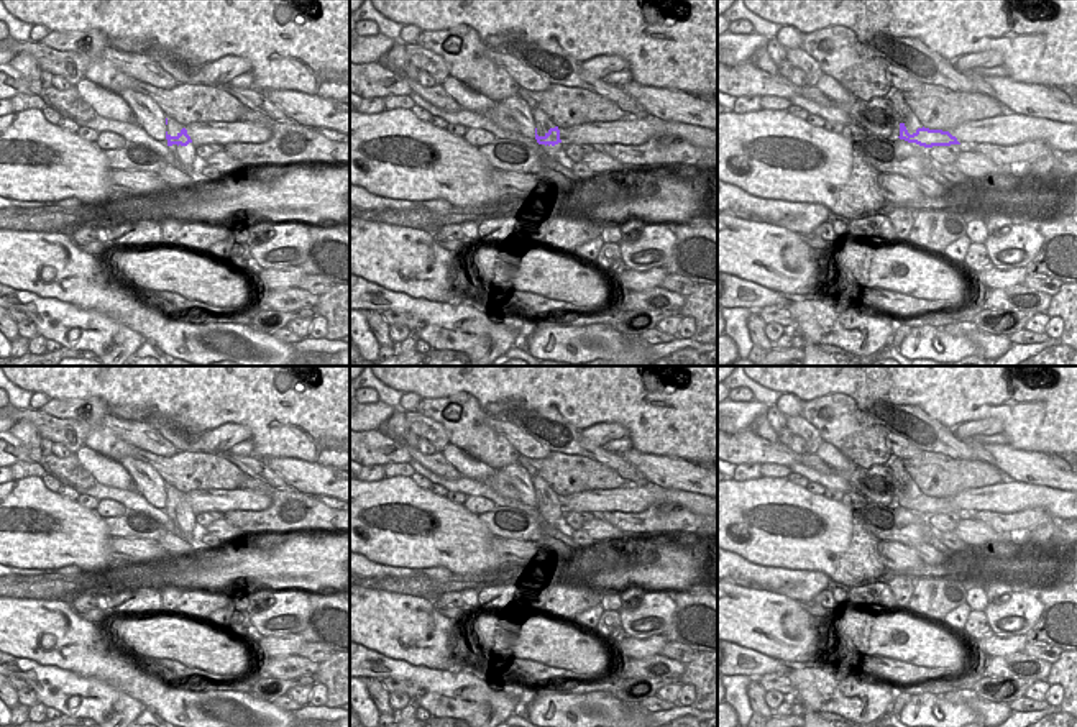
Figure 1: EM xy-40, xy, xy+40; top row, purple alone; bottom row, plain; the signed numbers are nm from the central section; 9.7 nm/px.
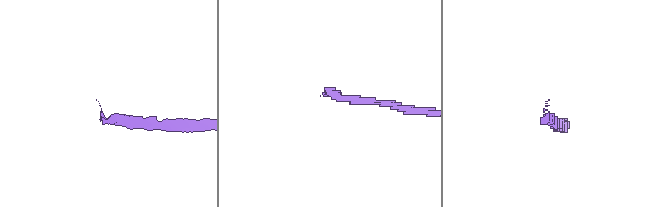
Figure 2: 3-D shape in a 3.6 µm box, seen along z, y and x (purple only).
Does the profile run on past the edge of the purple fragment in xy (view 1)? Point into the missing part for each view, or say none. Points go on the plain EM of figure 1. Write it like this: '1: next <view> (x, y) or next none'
1: next xy (521, 480)

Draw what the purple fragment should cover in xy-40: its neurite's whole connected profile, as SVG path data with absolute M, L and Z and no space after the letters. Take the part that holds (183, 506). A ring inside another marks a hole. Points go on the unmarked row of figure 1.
M121 458L120 464L128 471L133 479L133 487L153 505L161 510L167 510L167 514L181 512L187 514L192 510L187 497L182 496L176 504L167 501L167 486L158 471L143 461L135 458Z

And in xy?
M509 464L502 469L506 471L506 476L511 478L512 486L519 491L519 501L524 505L535 507L538 512L545 514L555 514L561 510L558 494L550 496L543 504L537 502L532 478L520 464Z

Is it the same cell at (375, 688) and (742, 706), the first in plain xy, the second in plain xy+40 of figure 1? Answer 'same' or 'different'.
different

